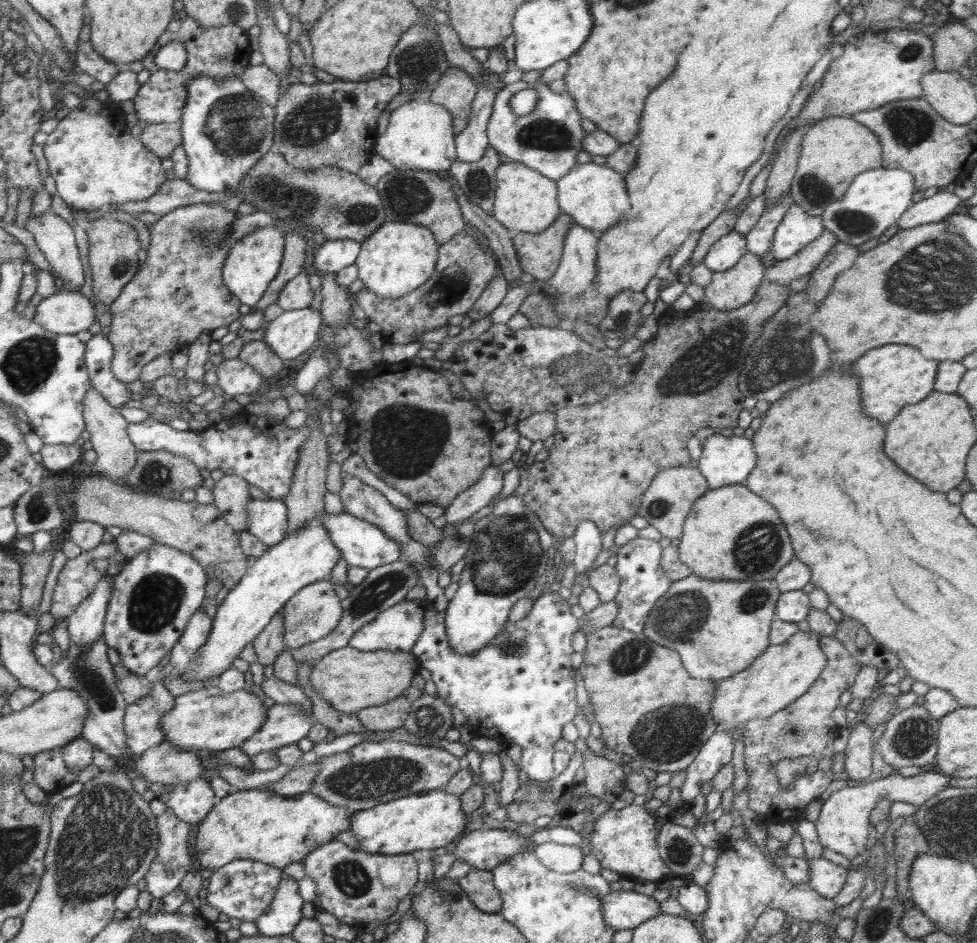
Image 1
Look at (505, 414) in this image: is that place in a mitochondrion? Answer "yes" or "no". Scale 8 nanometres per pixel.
no

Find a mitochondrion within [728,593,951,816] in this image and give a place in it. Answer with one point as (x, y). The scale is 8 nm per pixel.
(915, 736)

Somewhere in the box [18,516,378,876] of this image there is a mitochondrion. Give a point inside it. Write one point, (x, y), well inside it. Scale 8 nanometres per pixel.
(155, 601)

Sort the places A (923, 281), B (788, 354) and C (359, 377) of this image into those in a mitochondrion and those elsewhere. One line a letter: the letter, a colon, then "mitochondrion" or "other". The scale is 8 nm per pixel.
A: mitochondrion
B: mitochondrion
C: other

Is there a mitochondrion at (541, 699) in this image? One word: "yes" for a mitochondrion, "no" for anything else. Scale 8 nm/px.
no

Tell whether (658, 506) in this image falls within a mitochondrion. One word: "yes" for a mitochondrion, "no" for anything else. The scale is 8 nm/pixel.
yes

